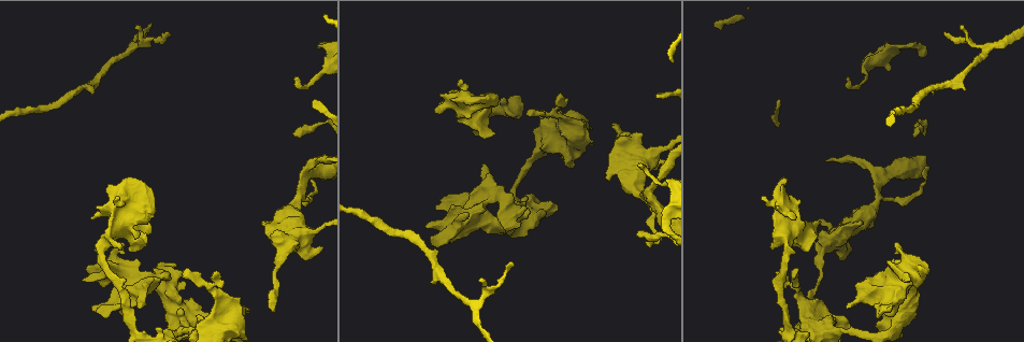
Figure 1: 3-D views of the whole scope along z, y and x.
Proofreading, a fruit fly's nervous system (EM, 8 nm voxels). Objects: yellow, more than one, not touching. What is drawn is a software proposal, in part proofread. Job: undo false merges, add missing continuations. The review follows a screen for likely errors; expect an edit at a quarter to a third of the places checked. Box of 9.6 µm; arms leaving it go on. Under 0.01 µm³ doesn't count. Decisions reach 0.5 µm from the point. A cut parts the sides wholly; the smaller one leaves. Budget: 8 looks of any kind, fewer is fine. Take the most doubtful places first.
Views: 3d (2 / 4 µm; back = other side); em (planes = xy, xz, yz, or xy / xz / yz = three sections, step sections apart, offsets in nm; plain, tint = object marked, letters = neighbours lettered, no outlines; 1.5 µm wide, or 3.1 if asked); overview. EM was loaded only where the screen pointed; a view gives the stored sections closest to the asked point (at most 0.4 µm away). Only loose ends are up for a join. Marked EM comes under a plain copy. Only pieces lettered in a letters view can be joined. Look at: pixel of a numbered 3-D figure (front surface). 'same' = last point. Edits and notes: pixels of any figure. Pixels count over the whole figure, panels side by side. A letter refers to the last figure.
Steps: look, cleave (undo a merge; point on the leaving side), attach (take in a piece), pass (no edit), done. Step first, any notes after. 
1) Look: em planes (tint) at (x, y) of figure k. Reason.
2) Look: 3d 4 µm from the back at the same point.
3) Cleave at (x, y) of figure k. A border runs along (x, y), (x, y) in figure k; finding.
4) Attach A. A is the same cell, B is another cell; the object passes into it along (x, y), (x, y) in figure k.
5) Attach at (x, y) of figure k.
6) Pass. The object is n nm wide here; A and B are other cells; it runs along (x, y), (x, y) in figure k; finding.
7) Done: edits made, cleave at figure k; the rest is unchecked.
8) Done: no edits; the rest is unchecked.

Look: em planes (letters) at (560, 94) of figure 1.

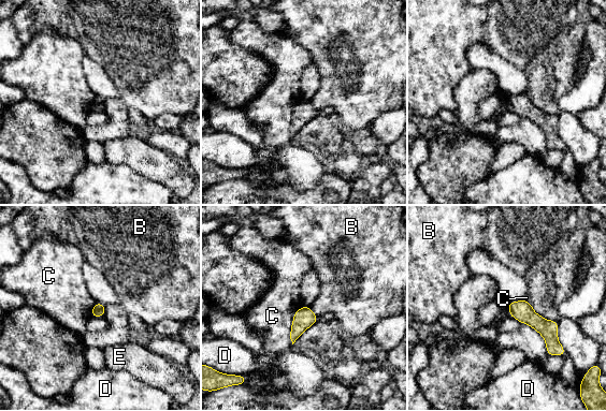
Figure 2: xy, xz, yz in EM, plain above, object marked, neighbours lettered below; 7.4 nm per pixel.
Pass. B, C, D and E are other cells; none of them fits.

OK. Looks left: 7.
Look: 3d 4 µm from the back at (809, 250) of figure 1.

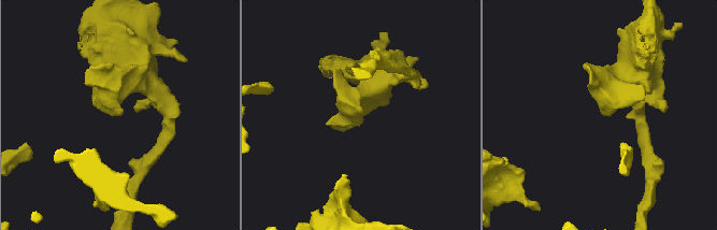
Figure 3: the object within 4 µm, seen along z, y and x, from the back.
Look: em planes (letters) at (118, 114) of figure 3. Now the EM.

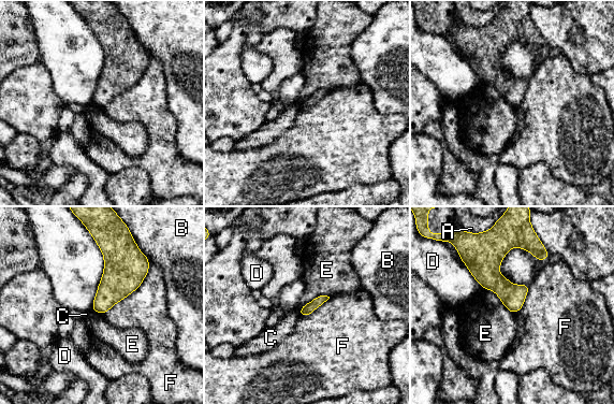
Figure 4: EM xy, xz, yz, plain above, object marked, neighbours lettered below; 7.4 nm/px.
Pass. The longest contact is with F, 550 nm; A, B, C, D, E and F are other cells; a border runs along (149, 261), (143, 282), (102, 314) in figure 4; no lettered piece goes on from it.

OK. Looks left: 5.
Look: em planes (letters) at (294, 78) of figure 1. Tapers out.

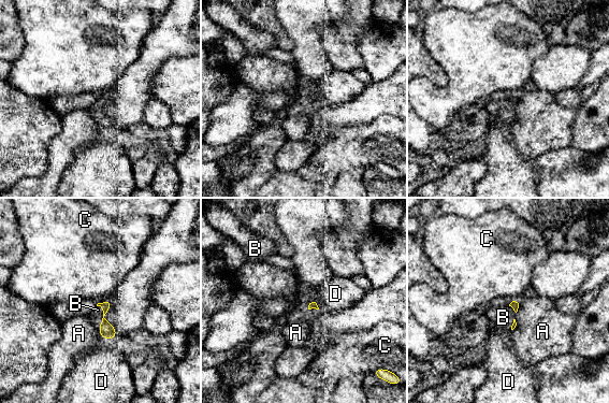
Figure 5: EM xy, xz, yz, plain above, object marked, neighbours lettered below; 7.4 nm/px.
Attach B. B is the same cell, A, C and D are other cells; the object passes into it along (106, 330), (103, 317), (96, 317) in figure 5; it goes on there.

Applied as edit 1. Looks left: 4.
Look: overview. See it whole again.

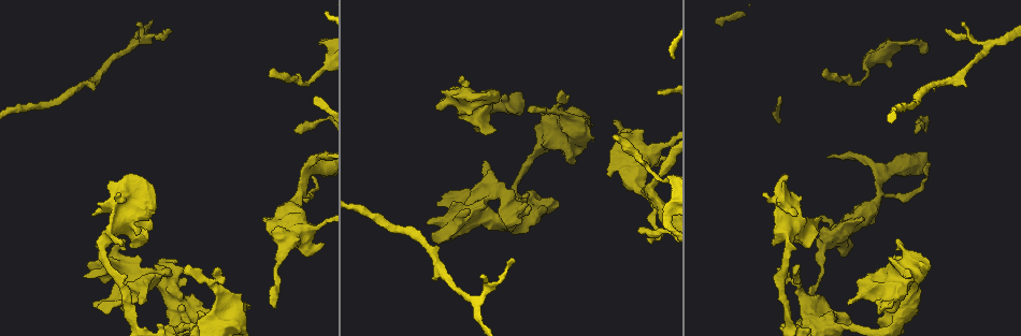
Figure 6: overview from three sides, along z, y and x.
Look: em xz step 8 (letters) at (168, 28) of figure 6. An open end.

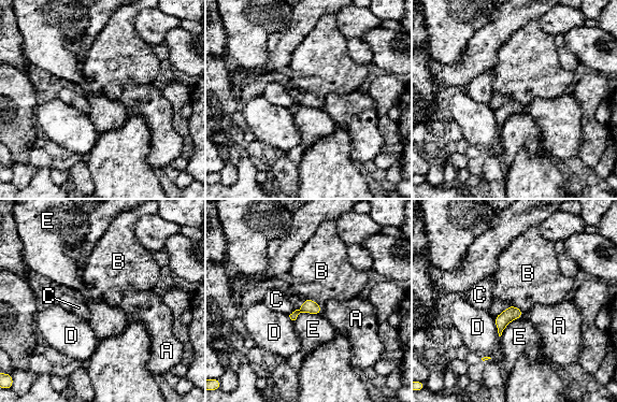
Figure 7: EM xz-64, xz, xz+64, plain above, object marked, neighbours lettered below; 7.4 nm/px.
Look: em xy step 8 (letters) at the same point. Cut it another way.

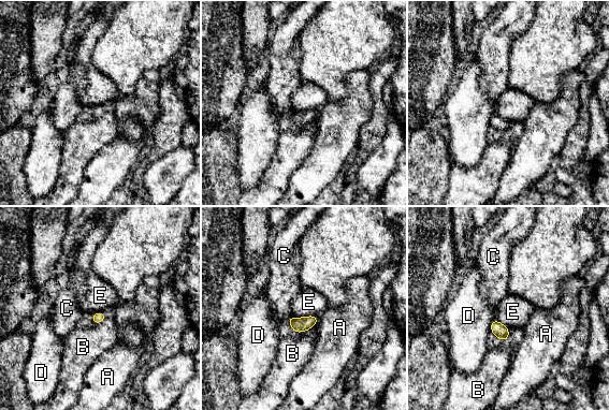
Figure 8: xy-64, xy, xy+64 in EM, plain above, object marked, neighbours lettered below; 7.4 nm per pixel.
Pass. A, B, C, D and E are other cells; a border runs along (292, 316), (315, 316), (317, 318) in figure 8; none of them fits.

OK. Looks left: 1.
Done: edits made, attach at figure 5; the rest is unchecked.

